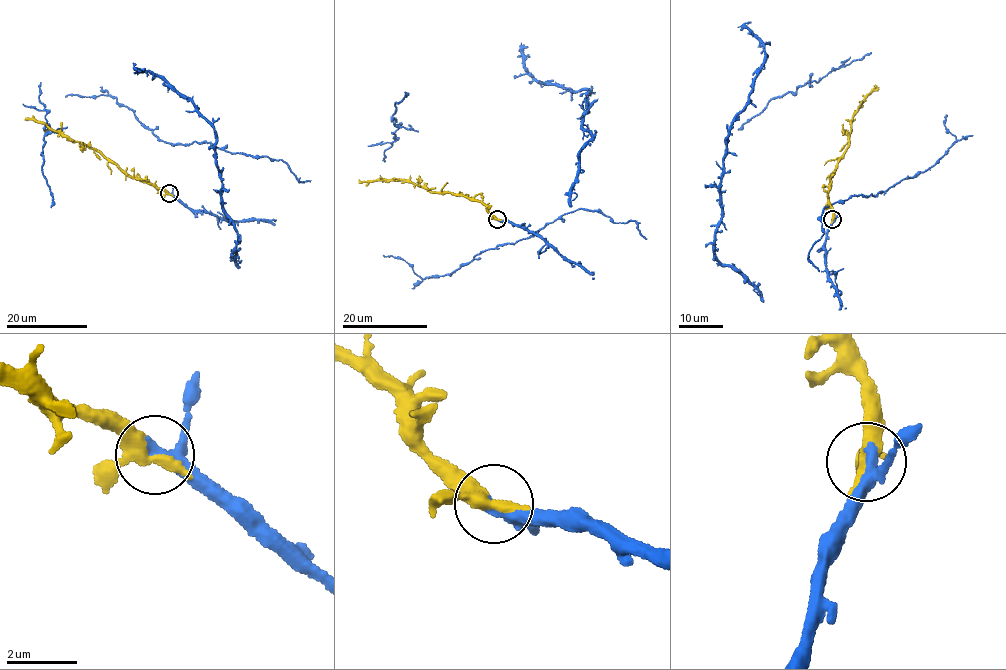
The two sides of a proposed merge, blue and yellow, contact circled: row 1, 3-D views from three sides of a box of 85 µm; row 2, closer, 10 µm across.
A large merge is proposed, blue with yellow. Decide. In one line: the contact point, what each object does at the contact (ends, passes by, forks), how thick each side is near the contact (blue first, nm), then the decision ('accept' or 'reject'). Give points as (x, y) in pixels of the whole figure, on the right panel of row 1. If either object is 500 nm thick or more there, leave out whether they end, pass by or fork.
at (832, 219); blue passes by; yellow passes by; 320 nm thick on the blue side, 400 nm on the other; accept

